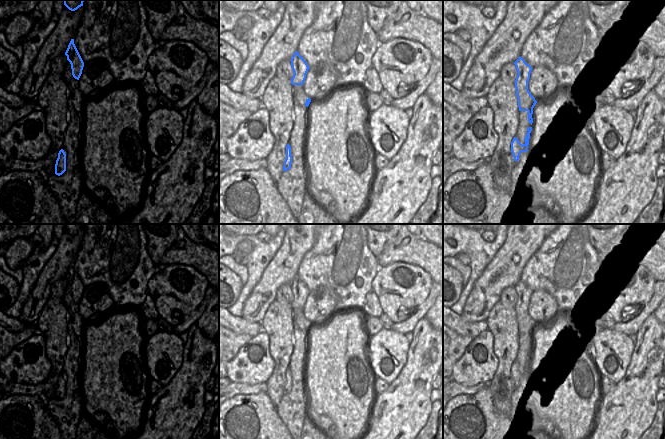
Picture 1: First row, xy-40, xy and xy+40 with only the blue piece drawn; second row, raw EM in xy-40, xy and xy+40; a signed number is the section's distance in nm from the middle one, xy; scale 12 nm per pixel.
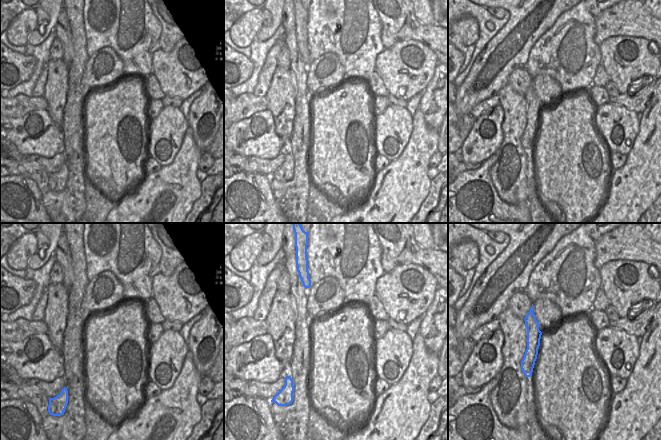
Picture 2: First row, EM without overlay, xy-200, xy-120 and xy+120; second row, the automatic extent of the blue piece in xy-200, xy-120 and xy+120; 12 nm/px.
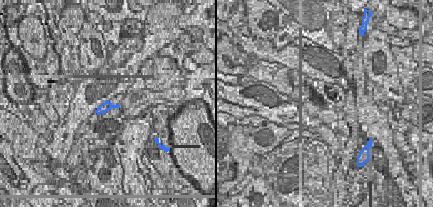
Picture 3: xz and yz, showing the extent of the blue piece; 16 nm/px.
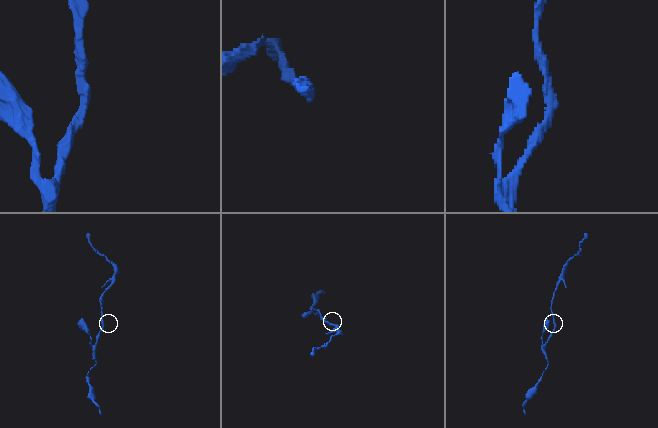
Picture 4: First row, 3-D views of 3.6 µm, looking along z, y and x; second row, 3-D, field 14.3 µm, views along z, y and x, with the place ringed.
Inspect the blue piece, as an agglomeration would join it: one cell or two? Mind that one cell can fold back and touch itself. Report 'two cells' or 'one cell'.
one cell

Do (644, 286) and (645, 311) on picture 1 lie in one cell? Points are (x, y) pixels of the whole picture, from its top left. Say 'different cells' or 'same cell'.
different cells

